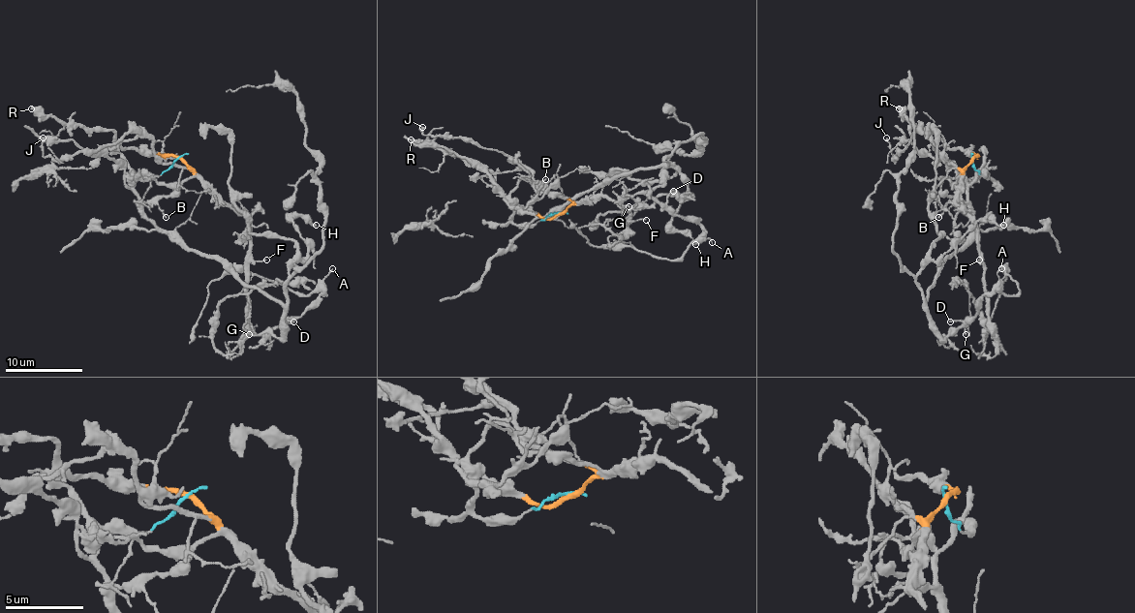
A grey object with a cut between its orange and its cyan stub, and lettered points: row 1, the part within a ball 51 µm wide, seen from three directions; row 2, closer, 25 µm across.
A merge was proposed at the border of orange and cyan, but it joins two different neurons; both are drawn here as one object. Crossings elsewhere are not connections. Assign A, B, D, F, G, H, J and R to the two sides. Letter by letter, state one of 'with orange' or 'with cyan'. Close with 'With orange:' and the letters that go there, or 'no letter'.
A: with cyan
B: with cyan
D: with cyan
F: with orange
G: with orange
H: with cyan
J: with orange
R: with orange
With orange: F, G, J, R

